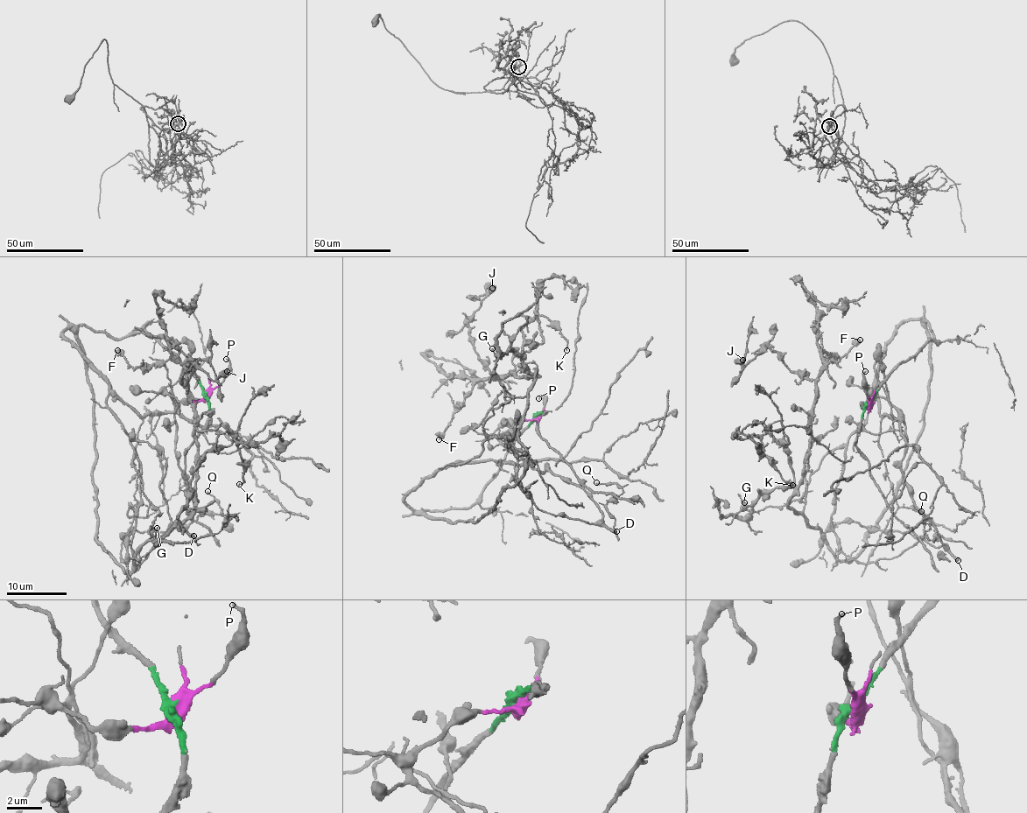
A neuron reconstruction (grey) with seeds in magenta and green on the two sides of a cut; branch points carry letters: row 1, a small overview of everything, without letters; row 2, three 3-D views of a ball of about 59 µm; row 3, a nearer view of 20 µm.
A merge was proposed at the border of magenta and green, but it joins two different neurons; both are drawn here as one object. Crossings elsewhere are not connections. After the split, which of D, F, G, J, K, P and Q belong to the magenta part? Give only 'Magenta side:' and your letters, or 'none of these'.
Magenta side: D, P, Q

